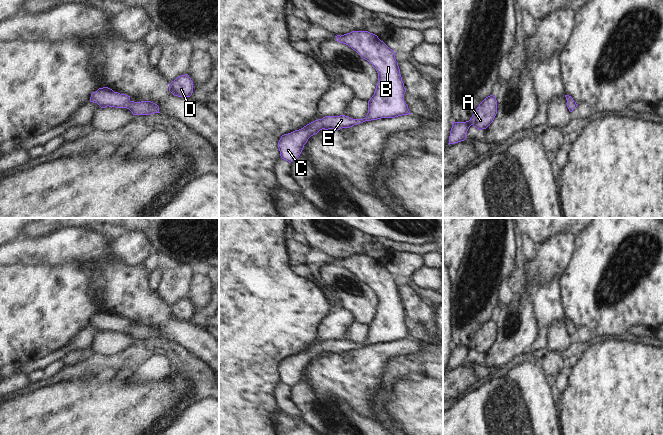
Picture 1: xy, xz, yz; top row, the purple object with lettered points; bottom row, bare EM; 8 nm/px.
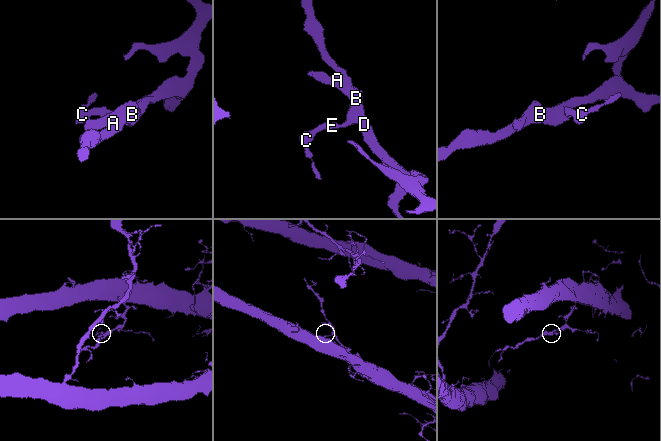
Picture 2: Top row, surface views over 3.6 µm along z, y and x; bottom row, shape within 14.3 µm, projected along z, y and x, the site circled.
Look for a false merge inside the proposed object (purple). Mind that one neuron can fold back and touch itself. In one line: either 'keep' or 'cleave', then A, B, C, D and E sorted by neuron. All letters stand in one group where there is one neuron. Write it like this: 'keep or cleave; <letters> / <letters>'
keep; A B C D E

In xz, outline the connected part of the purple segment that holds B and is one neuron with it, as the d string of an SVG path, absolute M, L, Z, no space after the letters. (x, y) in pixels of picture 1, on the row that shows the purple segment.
M352 31L337 35L336 41L346 44L367 60L378 73L374 95L368 101L368 113L363 119L349 116L325 116L299 130L281 136L278 148L282 159L291 163L297 159L308 139L320 130L350 128L365 121L395 118L411 114L404 101L406 89L395 53L377 35L368 31Z

